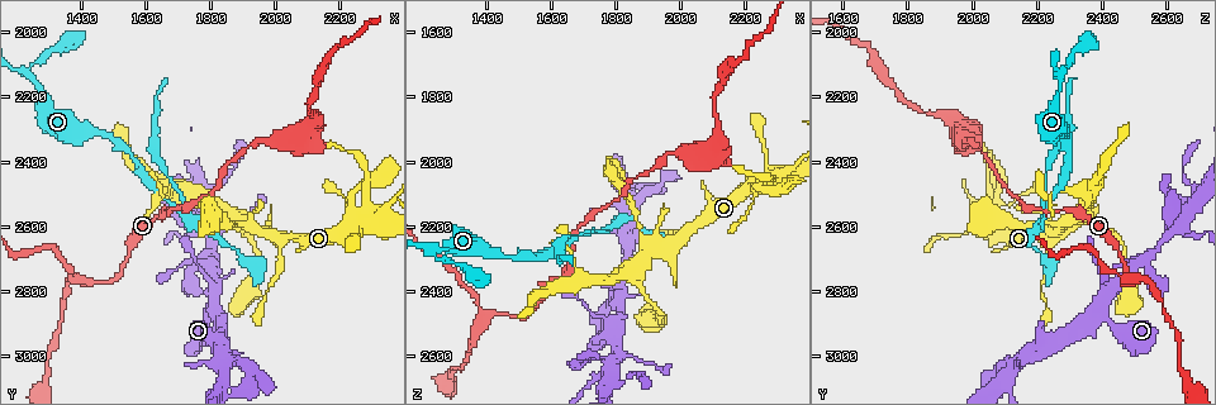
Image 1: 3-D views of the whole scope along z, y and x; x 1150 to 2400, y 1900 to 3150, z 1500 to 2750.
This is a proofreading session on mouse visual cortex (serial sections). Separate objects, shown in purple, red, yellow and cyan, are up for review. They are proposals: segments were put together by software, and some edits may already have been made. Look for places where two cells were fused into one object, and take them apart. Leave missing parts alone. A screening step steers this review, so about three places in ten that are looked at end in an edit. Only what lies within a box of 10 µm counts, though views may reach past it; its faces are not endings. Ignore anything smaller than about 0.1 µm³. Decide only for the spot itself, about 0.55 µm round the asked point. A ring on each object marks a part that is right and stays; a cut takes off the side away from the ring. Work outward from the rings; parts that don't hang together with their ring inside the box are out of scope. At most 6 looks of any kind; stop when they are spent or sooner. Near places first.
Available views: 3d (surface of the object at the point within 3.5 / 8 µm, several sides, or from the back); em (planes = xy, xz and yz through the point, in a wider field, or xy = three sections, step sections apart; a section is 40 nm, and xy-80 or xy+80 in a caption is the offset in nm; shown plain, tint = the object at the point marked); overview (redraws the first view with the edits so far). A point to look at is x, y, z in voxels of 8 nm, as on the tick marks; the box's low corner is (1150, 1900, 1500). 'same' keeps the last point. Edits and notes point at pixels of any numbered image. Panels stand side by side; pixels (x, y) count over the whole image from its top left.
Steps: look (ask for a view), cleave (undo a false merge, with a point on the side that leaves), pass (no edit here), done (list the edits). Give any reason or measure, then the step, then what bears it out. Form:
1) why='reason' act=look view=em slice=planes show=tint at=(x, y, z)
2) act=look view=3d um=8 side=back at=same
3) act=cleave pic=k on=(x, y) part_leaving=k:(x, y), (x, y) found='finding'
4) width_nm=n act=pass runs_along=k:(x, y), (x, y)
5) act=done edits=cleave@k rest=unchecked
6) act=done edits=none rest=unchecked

why='abrupt turn' act=look view=em slice=xy step=3 show=tint at=(1680, 2520, 2240)

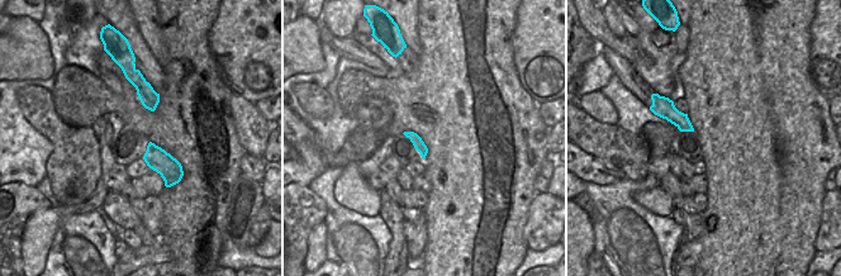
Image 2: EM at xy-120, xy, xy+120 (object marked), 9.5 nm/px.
act=look view=3d um=3.5 at=same

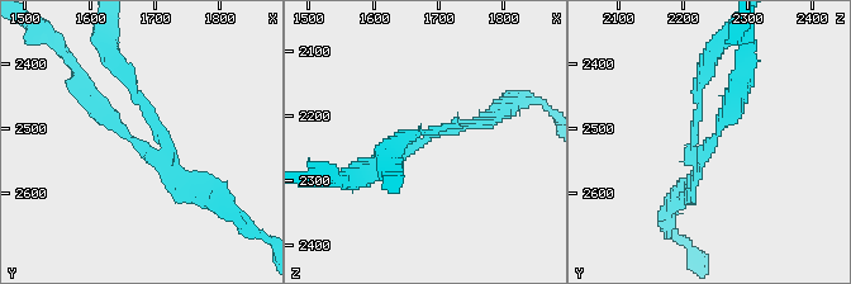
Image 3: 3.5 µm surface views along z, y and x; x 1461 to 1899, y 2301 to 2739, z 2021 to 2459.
width_nm=100 act=cleave pic=3 on=(143, 102) part_leaving=3:(157, 142), (161, 127), (107, 41) found='a second cell is stuck on'

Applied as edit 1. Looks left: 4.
why='a fork' act=look view=3d um=3.5 at=(1240, 2130, 2280)

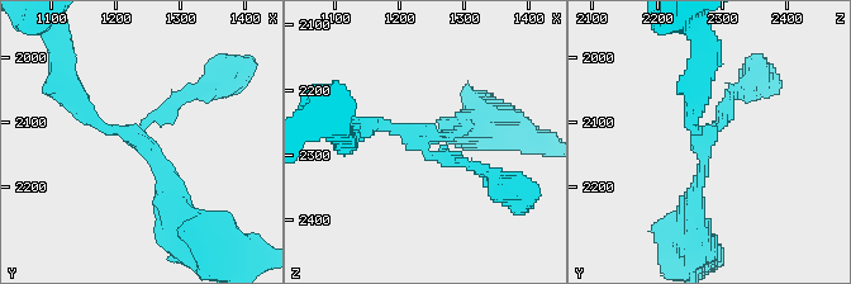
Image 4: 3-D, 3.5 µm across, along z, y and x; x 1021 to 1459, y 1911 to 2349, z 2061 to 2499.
why='need the tissue' act=look view=em slice=xy step=1 show=tint at=(1240, 2125, 2280)

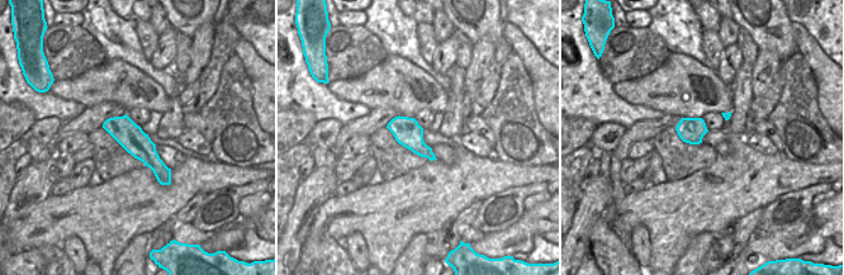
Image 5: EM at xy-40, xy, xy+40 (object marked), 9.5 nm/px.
why='cut it another way' act=look view=em slice=xy step=5 show=tint at=same

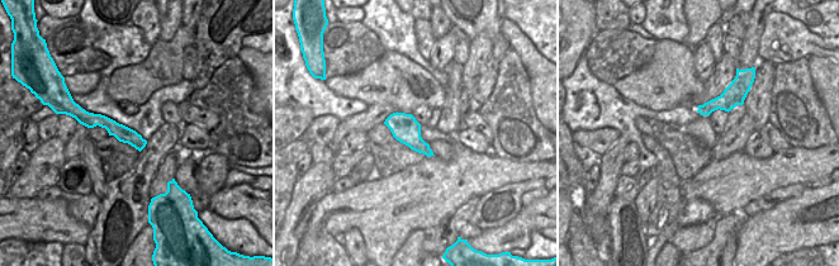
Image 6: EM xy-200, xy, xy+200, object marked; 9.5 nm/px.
act=pass runs_along=4:(694, 208), (704, 142), (736, 91) found='continuous, no second cell'

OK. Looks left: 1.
act=done edits=cleave@3 rest=unchecked

